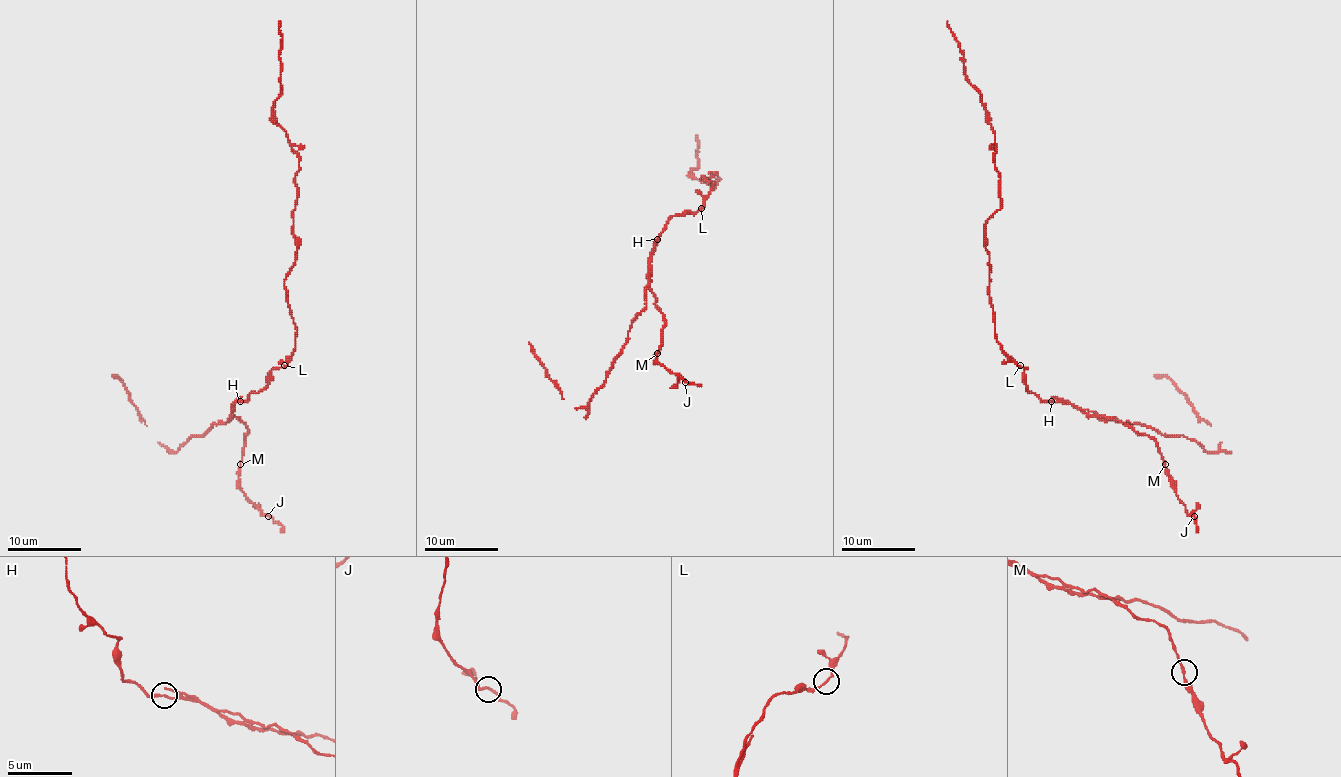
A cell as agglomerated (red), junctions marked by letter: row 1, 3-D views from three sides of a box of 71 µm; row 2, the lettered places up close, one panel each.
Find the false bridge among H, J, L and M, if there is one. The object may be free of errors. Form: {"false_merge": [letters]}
{"false_merge": ["H"]}

